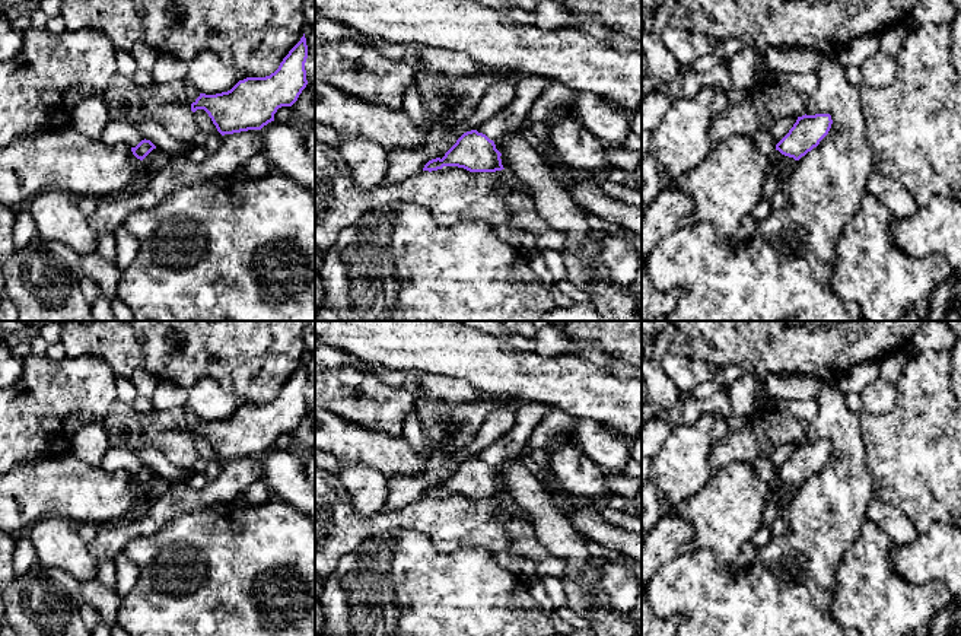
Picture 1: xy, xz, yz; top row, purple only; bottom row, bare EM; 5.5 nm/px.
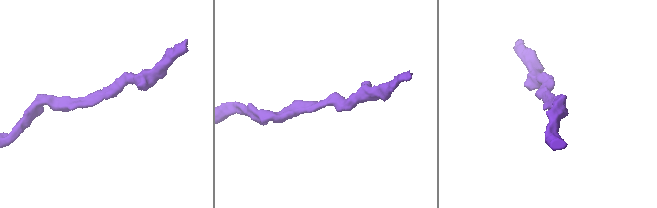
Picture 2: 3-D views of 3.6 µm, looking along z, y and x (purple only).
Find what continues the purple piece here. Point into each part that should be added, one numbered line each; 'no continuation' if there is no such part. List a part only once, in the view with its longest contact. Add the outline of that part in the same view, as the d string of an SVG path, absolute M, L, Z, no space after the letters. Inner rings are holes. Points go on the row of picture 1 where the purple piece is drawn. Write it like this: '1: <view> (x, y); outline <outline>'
no continuation

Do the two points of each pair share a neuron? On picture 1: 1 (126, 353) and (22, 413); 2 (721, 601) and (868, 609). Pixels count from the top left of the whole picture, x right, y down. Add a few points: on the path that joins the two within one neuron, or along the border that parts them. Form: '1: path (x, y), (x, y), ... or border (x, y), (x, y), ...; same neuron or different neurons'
1: border (73, 356), (95, 355), (108, 365), (115, 377); different neurons
2: border (837, 574), (833, 604), (836, 620); different neurons

